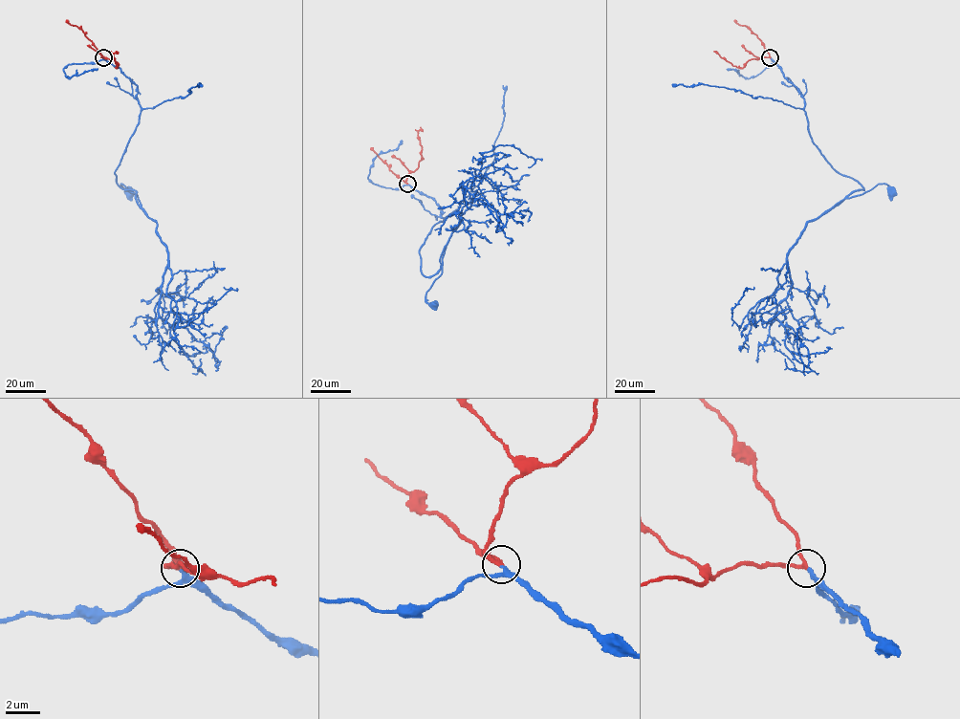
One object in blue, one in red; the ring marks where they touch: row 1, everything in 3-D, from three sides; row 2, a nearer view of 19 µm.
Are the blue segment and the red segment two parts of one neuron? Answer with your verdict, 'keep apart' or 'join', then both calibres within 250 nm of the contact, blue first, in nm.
join | 160/200 nm

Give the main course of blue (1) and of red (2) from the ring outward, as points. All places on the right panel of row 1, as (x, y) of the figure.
1: (771, 57), (804, 101), (812, 141), (835, 169), (862, 187), (833, 206), (879, 184), (886, 185), (892, 192)
2: (770, 57), (752, 58), (742, 68), (733, 66), (713, 51)

